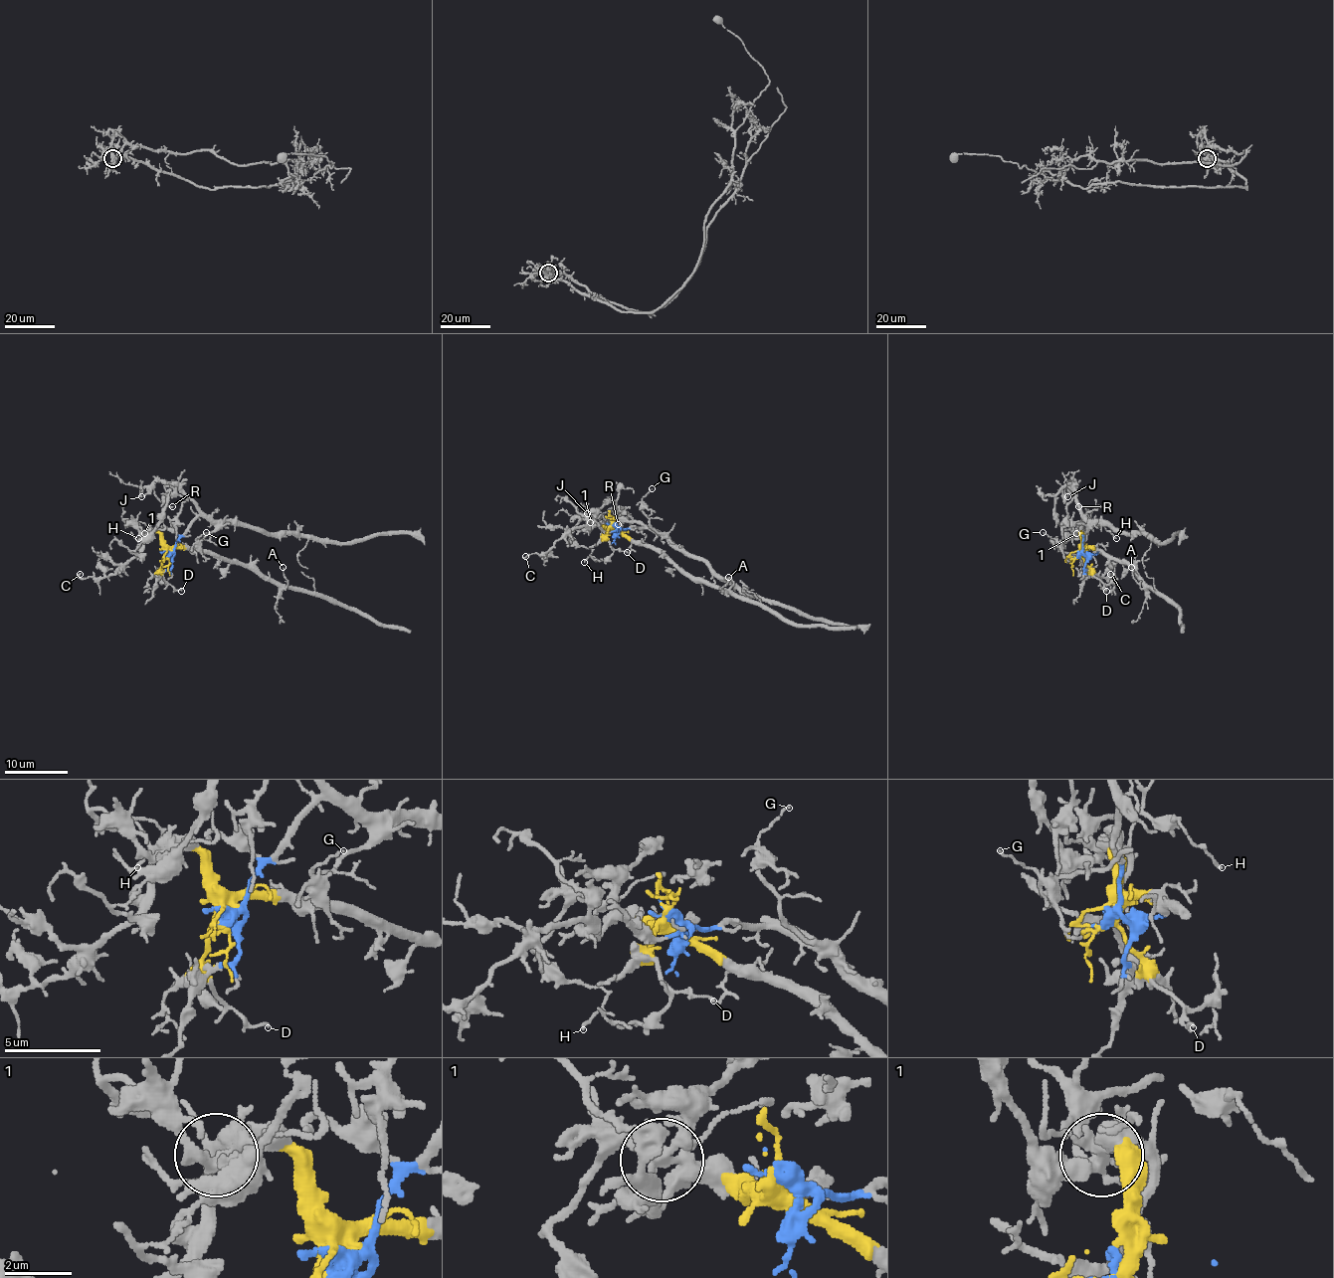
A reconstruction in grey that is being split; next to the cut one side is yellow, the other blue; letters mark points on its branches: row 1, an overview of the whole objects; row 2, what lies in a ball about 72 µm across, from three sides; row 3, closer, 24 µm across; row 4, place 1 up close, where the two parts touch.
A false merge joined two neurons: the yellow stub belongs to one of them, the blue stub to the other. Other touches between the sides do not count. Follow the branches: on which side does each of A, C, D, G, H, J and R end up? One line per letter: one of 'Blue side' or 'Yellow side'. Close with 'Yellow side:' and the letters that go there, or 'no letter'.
A: Yellow side
C: Yellow side
D: Yellow side
G: Blue side
H: Yellow side
J: Blue side
R: Blue side
Yellow side: A, C, D, H

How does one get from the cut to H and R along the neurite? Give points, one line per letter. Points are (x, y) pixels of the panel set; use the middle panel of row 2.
H: (612, 525), (604, 526), (585, 517), (577, 523), (569, 534), (580, 546), (591, 549), (593, 552), (585, 562)
R: (612, 525), (620, 528), (645, 526), (637, 522), (602, 515), (601, 520), (618, 525)

